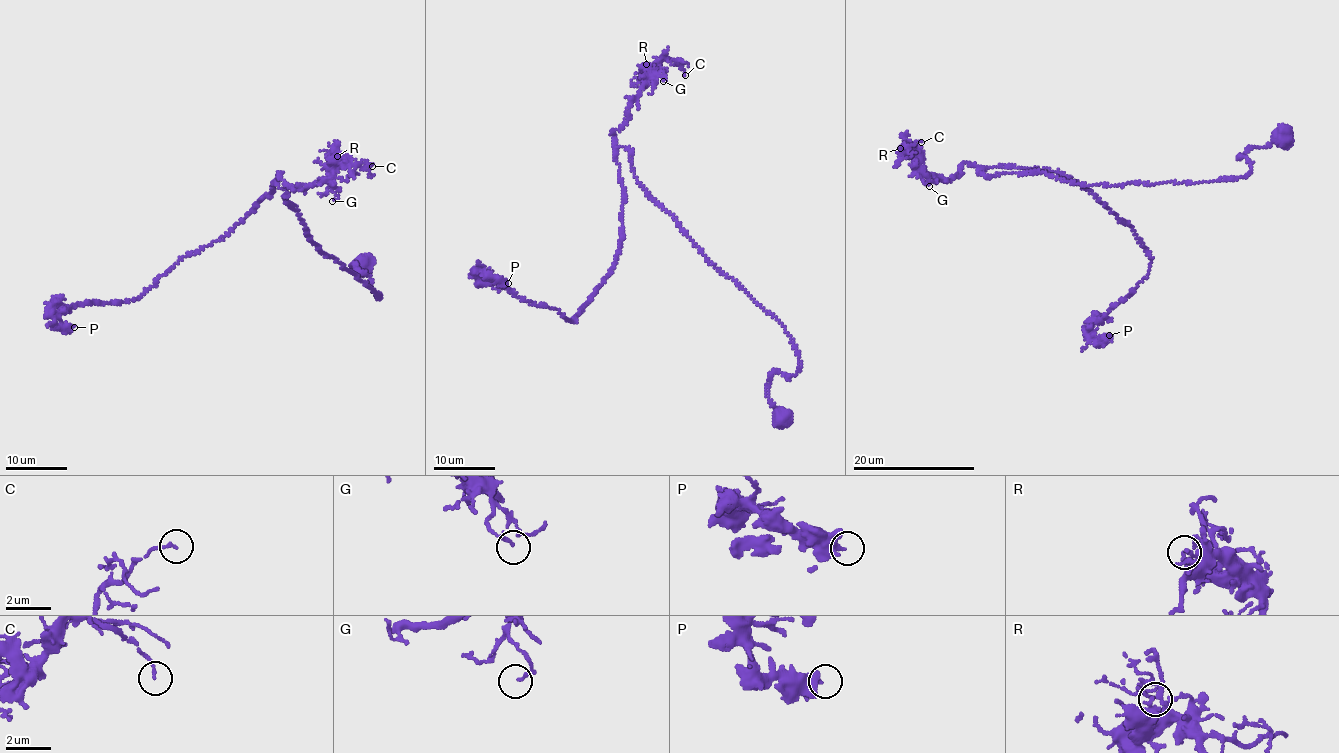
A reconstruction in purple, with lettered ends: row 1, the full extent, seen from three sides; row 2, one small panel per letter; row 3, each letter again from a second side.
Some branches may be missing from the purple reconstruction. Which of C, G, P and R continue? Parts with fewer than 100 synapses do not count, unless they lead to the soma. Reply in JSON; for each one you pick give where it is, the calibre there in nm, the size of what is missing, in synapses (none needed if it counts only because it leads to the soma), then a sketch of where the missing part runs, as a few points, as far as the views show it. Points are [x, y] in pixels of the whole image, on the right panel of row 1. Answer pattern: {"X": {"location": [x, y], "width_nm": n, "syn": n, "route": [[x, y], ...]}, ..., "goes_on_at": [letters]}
{"goes_on_at": []}

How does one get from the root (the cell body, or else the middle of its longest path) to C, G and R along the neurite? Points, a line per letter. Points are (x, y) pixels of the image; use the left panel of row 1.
C: (362, 264), (352, 265), (379, 298), (320, 252), (276, 181), (280, 173), (296, 190), (343, 161), (372, 166)
G: (362, 264), (352, 265), (379, 298), (320, 252), (277, 179), (280, 173), (296, 190), (328, 181), (332, 201)
R: (362, 264), (352, 265), (379, 298), (320, 252), (276, 183), (280, 173), (296, 190), (317, 184), (337, 156)

